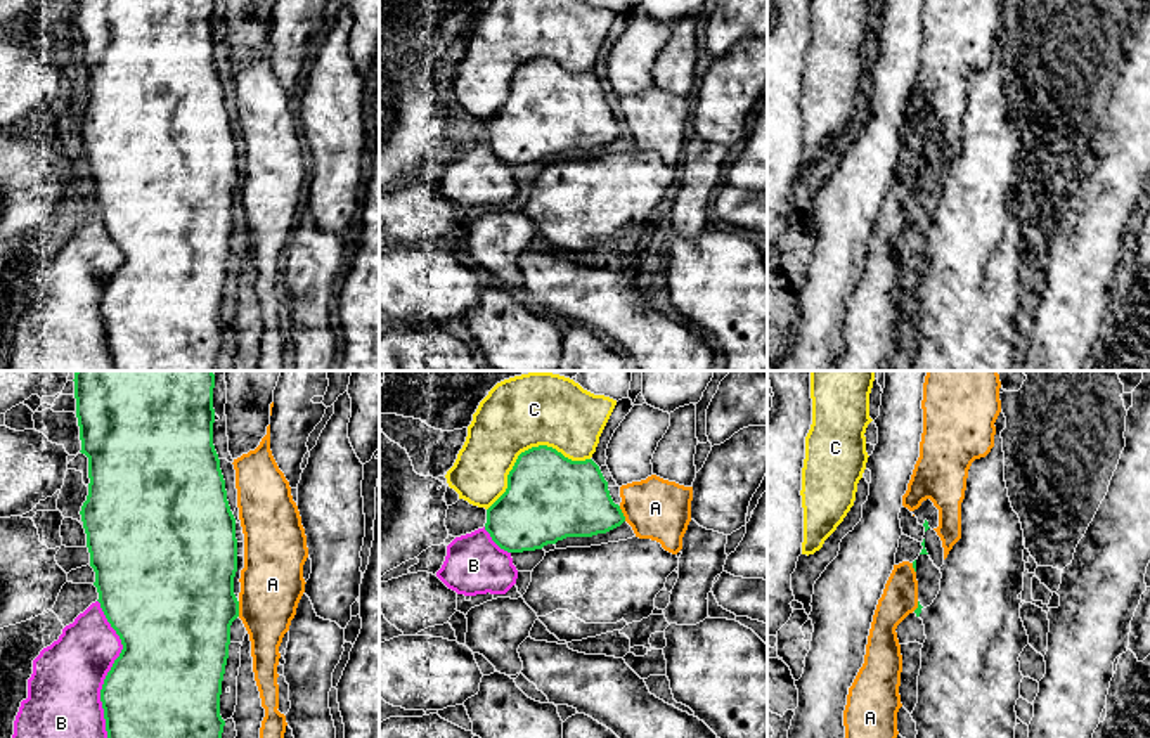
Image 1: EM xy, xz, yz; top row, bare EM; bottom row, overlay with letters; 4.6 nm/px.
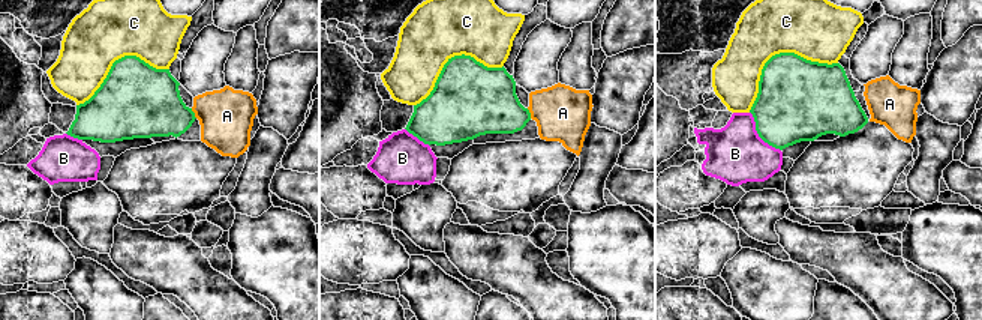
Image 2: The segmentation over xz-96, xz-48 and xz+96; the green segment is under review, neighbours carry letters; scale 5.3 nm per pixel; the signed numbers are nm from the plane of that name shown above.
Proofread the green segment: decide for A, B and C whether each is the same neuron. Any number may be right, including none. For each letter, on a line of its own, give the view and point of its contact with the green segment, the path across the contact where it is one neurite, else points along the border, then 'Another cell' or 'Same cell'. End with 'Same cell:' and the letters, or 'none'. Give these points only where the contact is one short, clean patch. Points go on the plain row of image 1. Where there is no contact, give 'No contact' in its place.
A: Touches green at xy (238, 220). Another cell
B: Touches green at xy (104, 291). Another cell
C: Touches green at xz (529, 61). Another cell
Same cell: none

